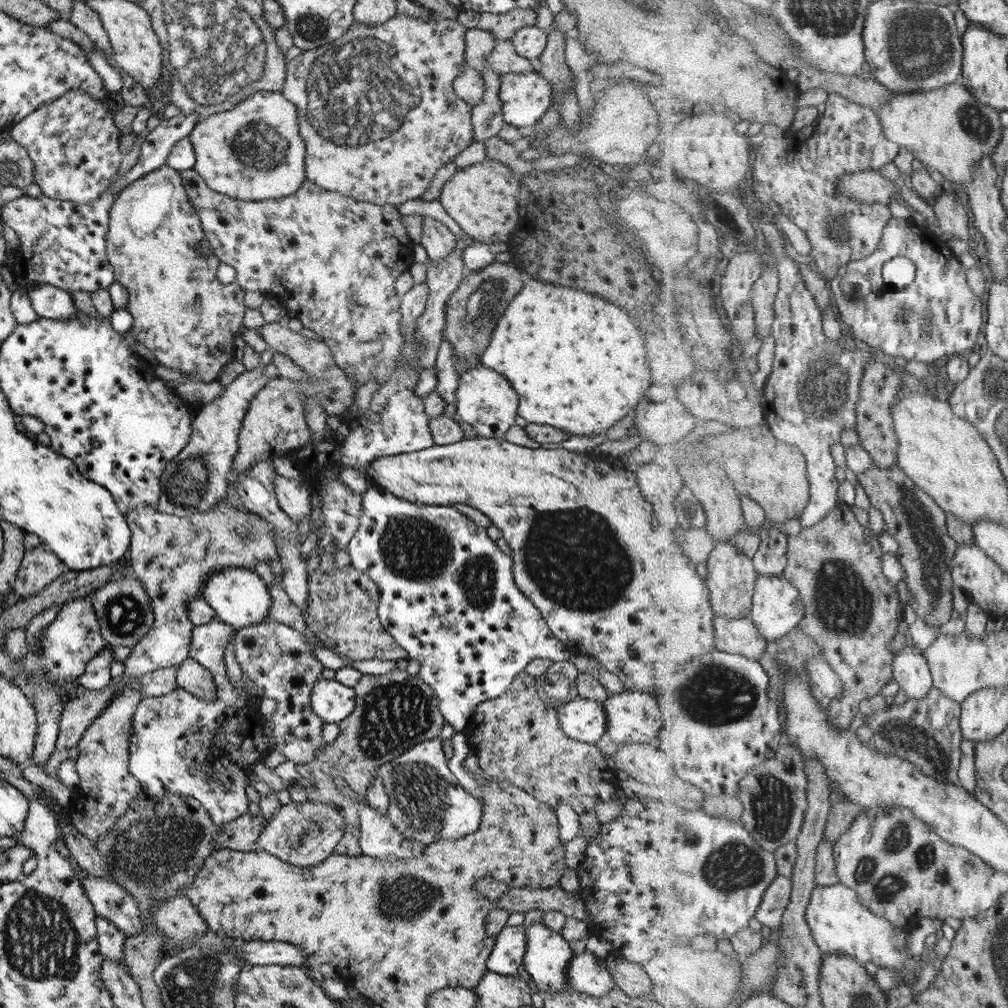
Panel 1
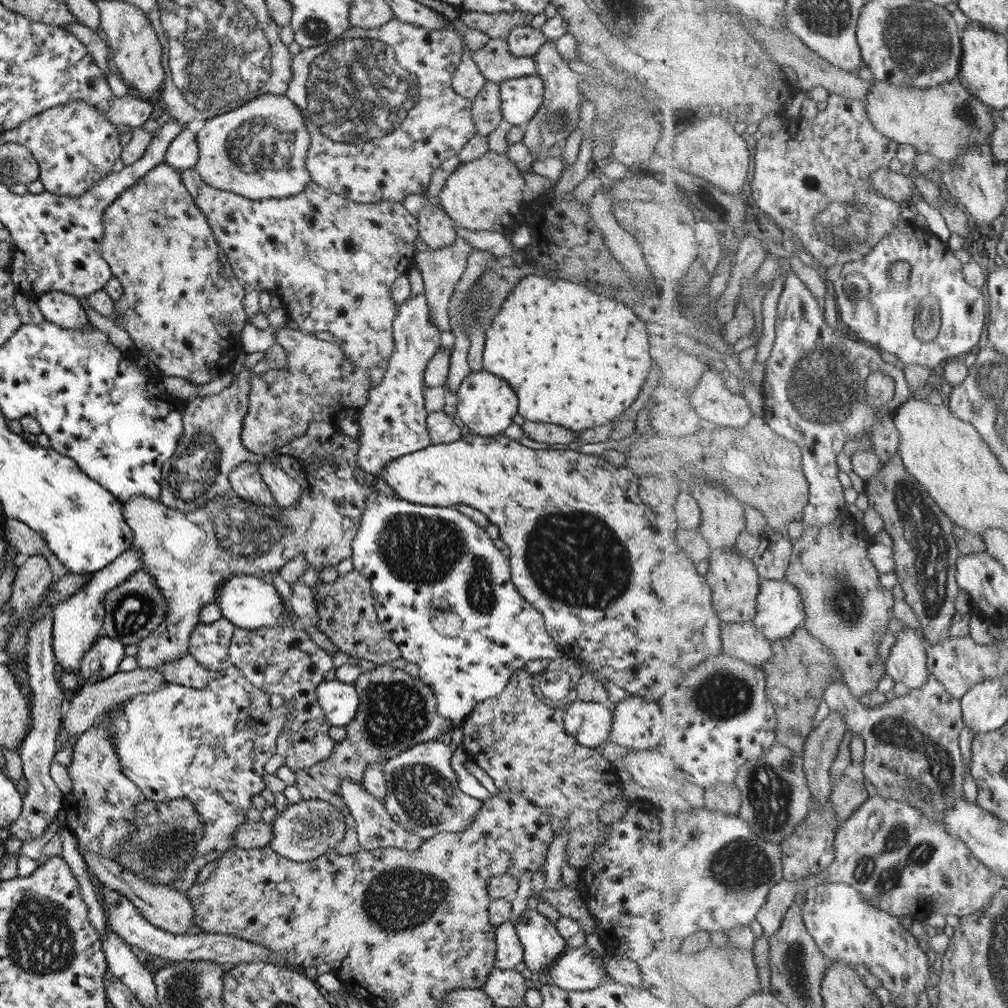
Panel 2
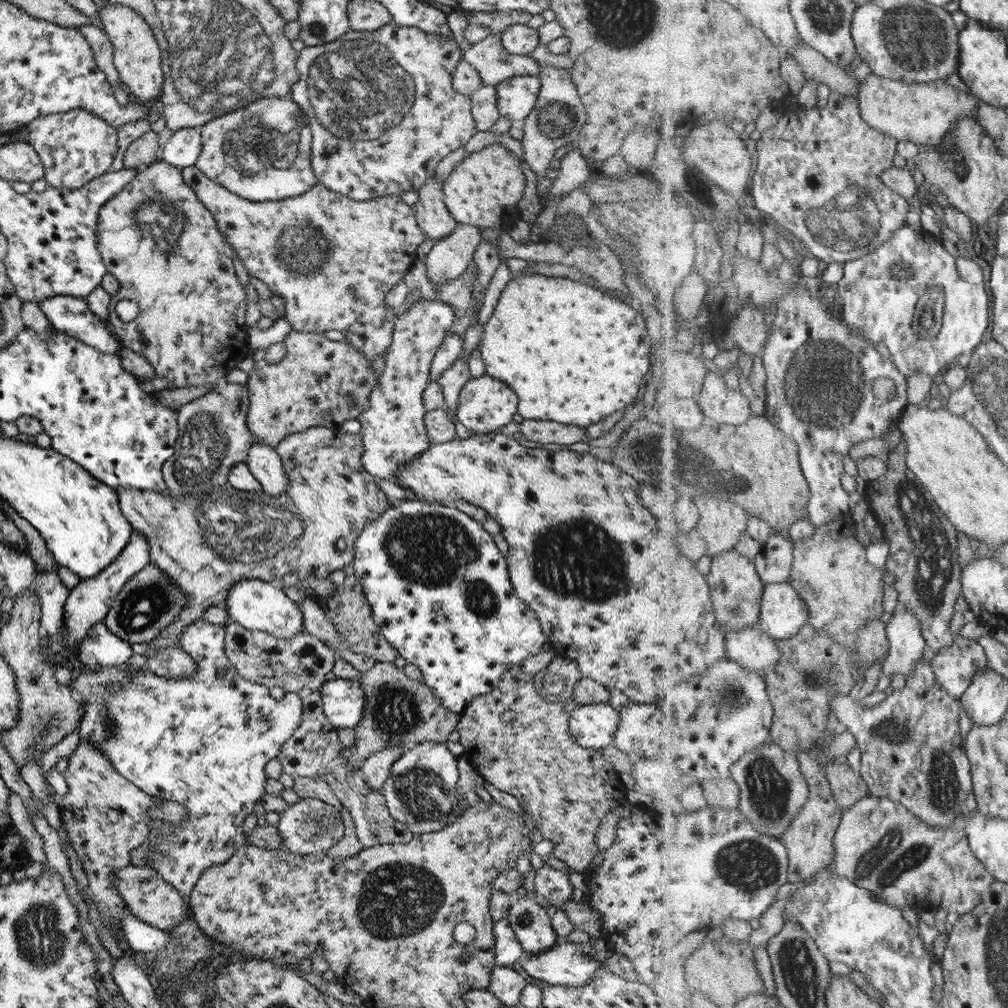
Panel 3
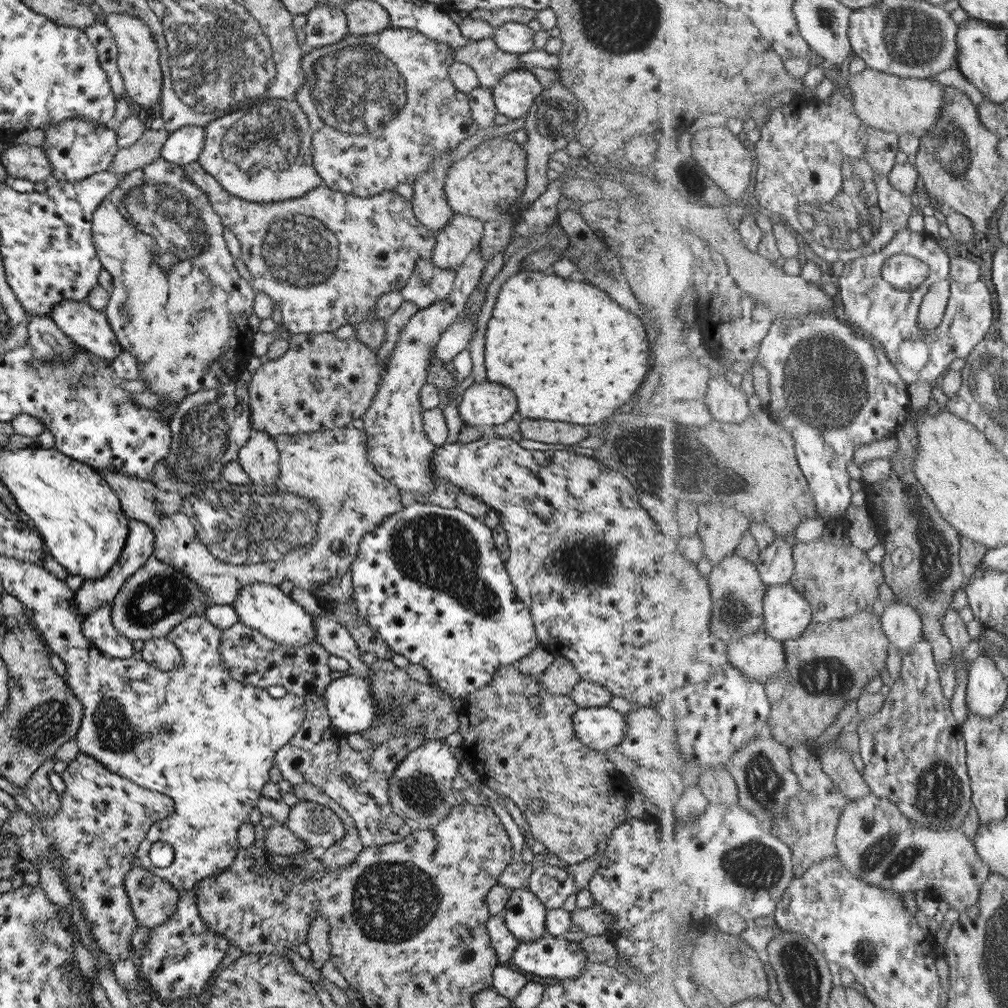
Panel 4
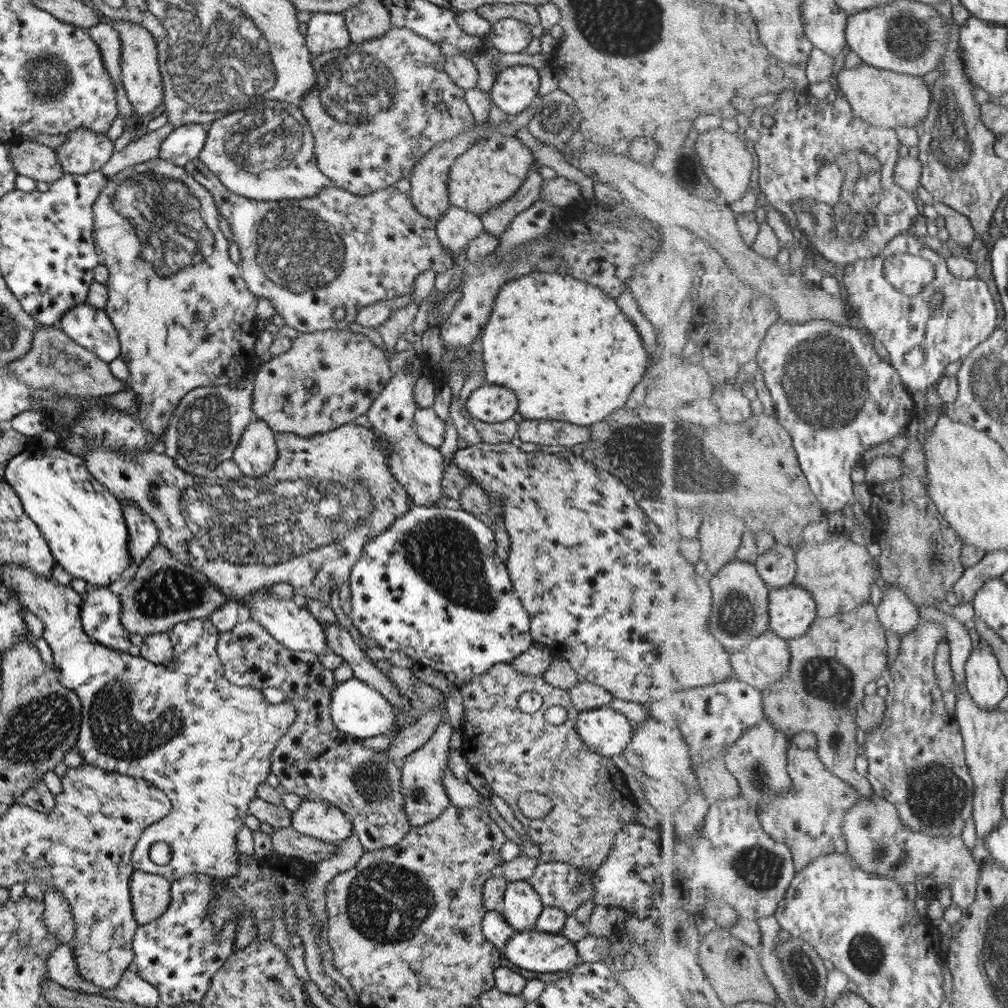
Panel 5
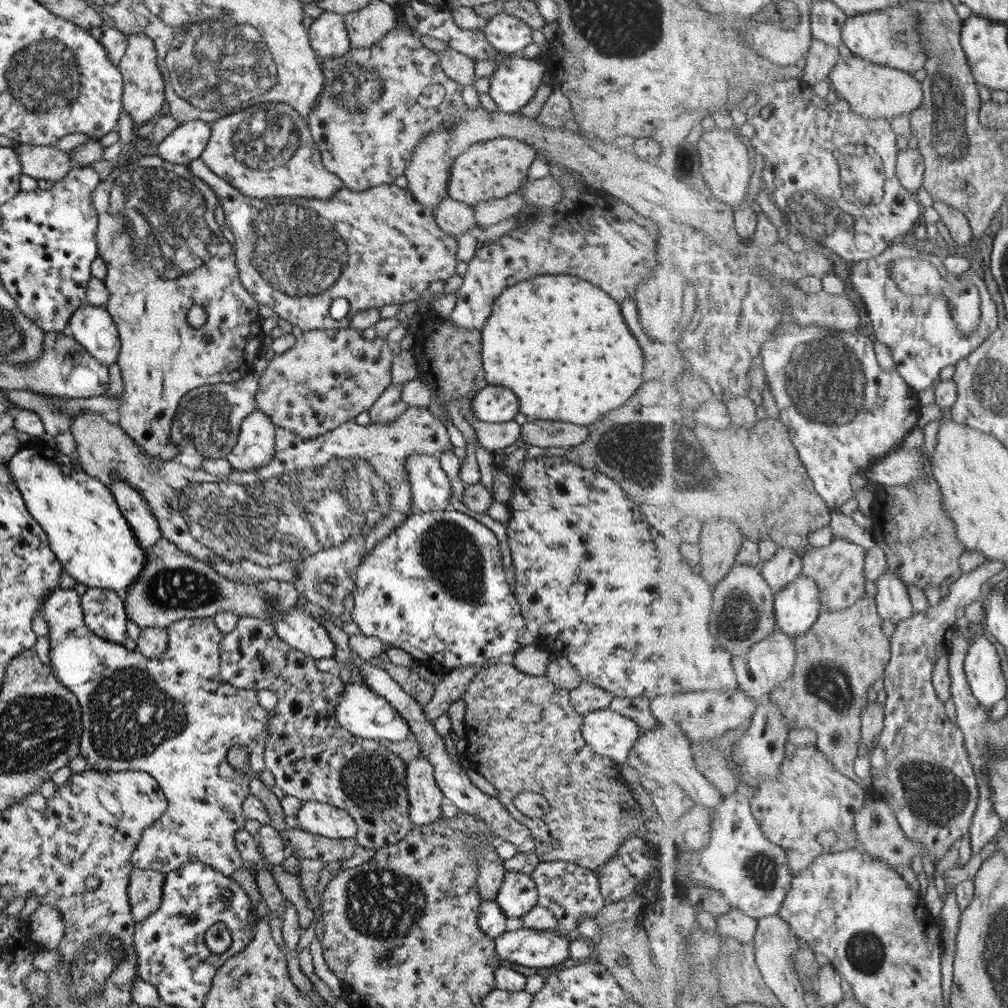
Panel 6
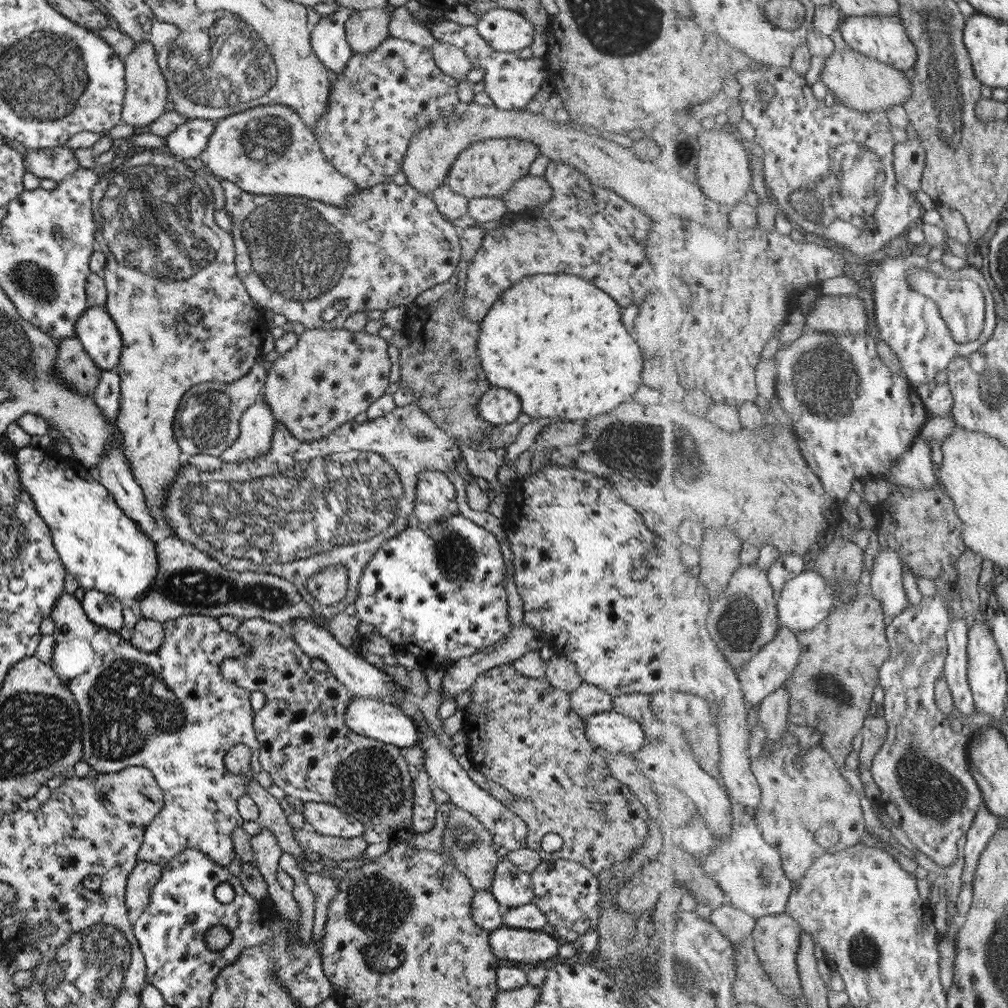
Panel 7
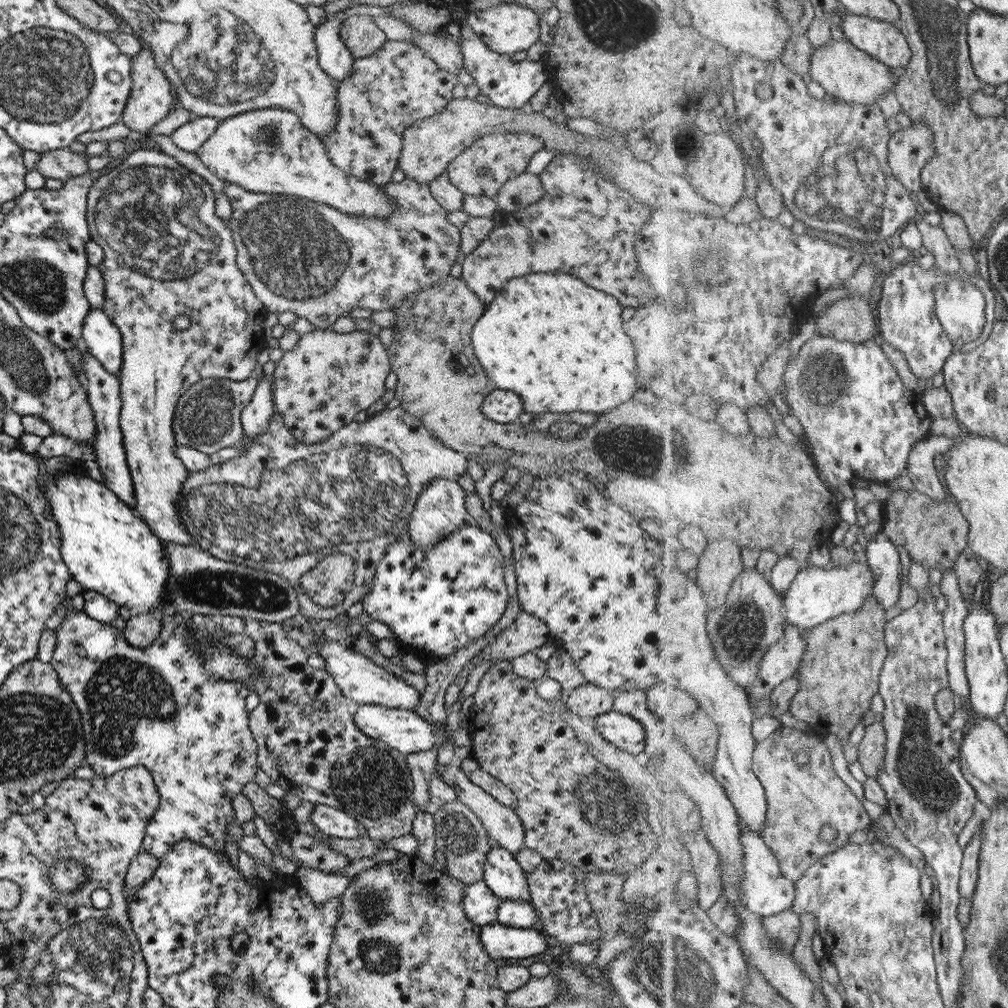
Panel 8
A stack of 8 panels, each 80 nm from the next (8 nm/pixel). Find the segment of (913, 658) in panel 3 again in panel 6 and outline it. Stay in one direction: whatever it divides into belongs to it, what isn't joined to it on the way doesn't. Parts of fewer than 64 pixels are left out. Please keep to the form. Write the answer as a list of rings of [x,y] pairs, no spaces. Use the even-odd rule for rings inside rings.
[[[889,569],[875,581],[877,588],[876,603],[879,614],[885,622],[895,626],[911,618],[916,612],[911,604],[907,583],[899,580],[899,575],[890,573]]]

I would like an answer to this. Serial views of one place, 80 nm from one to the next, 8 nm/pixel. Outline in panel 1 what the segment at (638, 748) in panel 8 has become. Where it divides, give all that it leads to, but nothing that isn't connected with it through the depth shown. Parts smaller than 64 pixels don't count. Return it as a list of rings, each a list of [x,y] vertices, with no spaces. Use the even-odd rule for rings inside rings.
[[[575,698],[556,708],[559,728],[573,740],[594,744],[606,730],[602,703]]]

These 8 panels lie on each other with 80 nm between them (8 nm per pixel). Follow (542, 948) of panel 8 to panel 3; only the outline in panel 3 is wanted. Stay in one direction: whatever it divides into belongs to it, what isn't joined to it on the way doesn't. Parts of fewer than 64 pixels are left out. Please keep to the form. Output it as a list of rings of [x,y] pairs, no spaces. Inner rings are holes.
[[[560,939],[555,942],[553,947],[549,947],[547,951],[539,954],[531,954],[530,952],[522,952],[522,956],[518,959],[521,970],[529,977],[538,979],[547,983],[547,985],[561,985],[565,987],[581,987],[593,977],[593,973],[597,971],[597,967],[601,966],[598,960],[593,956],[589,943],[571,944]]]

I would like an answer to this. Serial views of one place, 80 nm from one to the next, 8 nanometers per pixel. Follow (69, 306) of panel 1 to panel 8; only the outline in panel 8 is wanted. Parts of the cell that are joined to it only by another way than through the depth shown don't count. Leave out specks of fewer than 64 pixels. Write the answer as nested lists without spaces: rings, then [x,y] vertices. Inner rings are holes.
[[[91,308],[85,315],[81,325],[80,344],[109,374],[118,378],[122,340],[117,327],[113,326],[101,308]]]

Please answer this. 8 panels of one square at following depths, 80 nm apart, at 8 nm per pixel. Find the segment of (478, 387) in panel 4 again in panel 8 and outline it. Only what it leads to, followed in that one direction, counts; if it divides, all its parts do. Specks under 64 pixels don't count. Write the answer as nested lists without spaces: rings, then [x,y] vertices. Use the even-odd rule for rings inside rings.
[[[495,388],[483,399],[480,406],[481,414],[487,420],[500,424],[518,422],[521,410],[523,408],[517,394]]]

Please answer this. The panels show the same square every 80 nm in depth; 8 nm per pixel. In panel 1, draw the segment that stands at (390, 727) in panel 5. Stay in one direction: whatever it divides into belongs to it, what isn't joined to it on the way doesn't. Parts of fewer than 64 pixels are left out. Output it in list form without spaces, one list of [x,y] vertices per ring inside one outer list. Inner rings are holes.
[[[321,677],[311,687],[311,713],[324,723],[337,724],[351,715],[355,706],[354,696],[352,687]]]

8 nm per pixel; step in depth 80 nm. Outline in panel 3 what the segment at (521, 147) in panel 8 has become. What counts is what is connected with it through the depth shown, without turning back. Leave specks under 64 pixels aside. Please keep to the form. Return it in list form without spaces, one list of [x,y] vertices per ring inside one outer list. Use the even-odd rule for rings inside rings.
[[[494,142],[469,153],[458,162],[442,182],[442,197],[451,218],[459,224],[485,227],[507,227],[519,213],[516,208],[525,188],[525,177],[513,153]]]

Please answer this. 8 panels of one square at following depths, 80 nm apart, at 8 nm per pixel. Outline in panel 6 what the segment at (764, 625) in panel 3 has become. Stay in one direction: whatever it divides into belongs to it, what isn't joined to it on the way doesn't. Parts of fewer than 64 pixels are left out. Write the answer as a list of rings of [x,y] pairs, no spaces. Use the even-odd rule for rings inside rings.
[[[803,576],[775,595],[774,607],[776,625],[793,638],[811,630],[824,612],[817,583]]]

